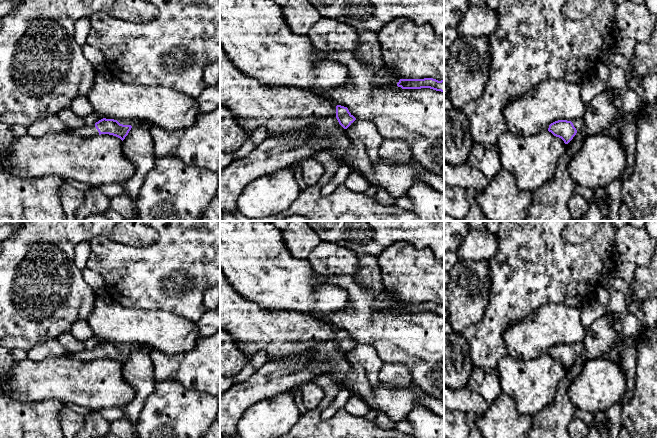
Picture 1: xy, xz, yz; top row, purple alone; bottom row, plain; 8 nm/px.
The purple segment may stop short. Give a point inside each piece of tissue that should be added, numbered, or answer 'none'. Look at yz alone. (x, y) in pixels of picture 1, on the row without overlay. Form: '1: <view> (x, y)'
1: yz (579, 348)

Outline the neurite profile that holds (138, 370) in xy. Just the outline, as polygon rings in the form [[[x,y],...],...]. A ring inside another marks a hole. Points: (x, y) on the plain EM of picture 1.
[[[145,346],[134,350],[122,365],[123,377],[127,384],[134,390],[133,399],[123,405],[120,409],[135,429],[146,399],[155,389],[155,369],[151,360],[152,348]]]

